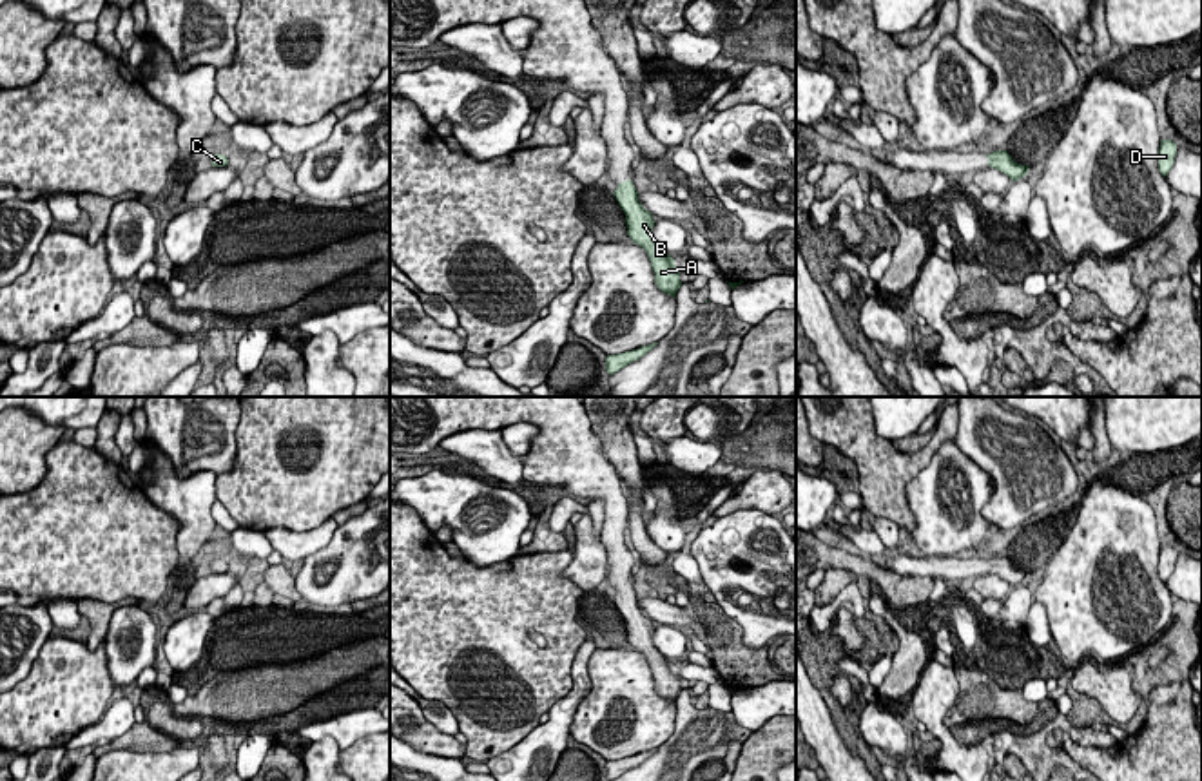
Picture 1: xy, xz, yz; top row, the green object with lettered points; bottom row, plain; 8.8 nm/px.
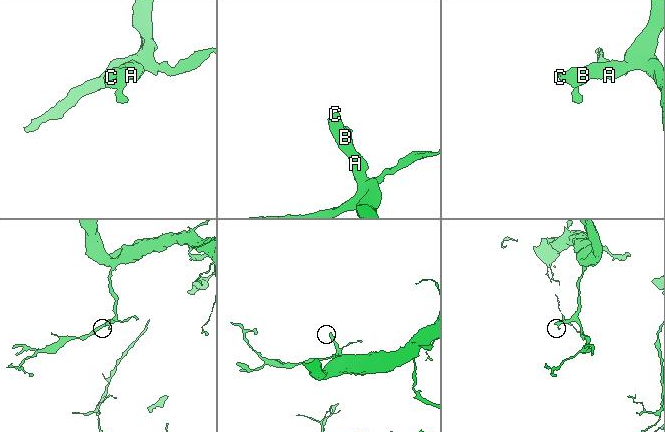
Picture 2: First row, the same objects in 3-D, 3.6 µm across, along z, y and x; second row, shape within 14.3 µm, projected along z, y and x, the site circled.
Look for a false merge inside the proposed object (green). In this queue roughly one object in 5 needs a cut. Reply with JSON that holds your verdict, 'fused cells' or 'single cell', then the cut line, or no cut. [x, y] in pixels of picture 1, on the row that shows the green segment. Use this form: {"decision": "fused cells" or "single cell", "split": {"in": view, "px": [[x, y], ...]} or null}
{"decision": "single cell", "split": null}

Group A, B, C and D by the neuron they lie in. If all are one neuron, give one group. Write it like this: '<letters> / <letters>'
A B C D

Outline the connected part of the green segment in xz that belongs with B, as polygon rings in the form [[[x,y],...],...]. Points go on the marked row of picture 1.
[[[627,179],[618,183],[613,196],[625,214],[627,236],[649,256],[656,286],[664,294],[676,297],[676,292],[682,286],[680,272],[674,265],[674,259],[654,241],[653,227],[656,221],[653,219],[653,214],[638,201],[638,192],[633,181]]]

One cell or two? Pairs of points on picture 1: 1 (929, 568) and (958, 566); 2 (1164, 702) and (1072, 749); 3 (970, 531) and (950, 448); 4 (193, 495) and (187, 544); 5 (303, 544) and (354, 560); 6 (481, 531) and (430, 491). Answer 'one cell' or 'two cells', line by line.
1: one cell
2: one cell
3: one cell
4: one cell
5: two cells
6: one cell

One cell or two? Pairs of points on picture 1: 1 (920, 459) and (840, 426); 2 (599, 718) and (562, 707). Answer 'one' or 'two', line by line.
1: one
2: two

